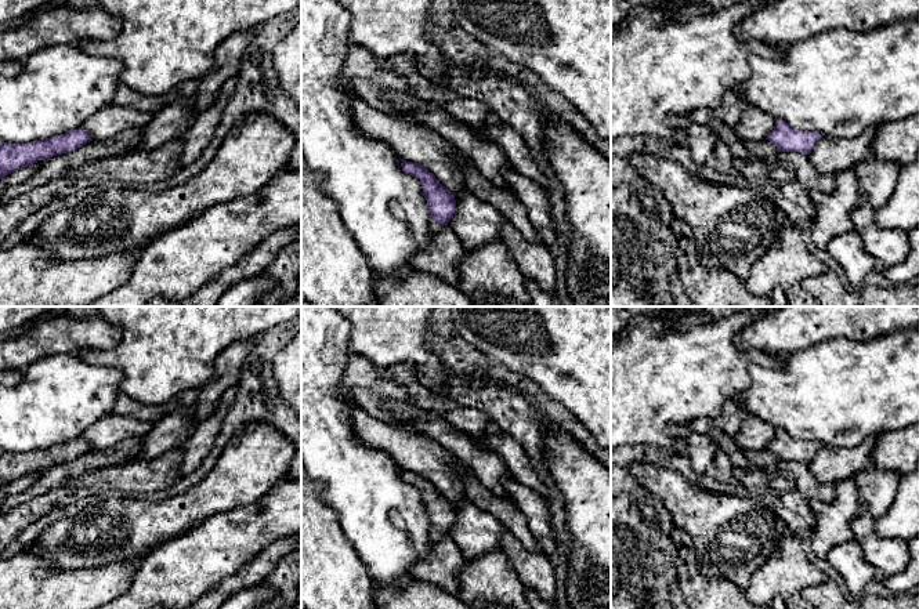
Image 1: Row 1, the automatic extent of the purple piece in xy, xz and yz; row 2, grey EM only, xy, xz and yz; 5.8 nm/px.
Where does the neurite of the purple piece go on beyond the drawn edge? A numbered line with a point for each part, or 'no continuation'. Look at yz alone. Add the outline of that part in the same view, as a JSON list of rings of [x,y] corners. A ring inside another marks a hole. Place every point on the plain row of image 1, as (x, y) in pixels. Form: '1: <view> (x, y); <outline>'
no continuation

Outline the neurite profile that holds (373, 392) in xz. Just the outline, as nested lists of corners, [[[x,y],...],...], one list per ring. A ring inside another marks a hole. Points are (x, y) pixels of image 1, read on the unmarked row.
[[[351,354],[343,384],[355,391],[357,406],[383,423],[417,432],[410,424],[401,423],[387,407],[388,402],[406,403],[405,385],[383,380],[379,369],[363,356]]]

